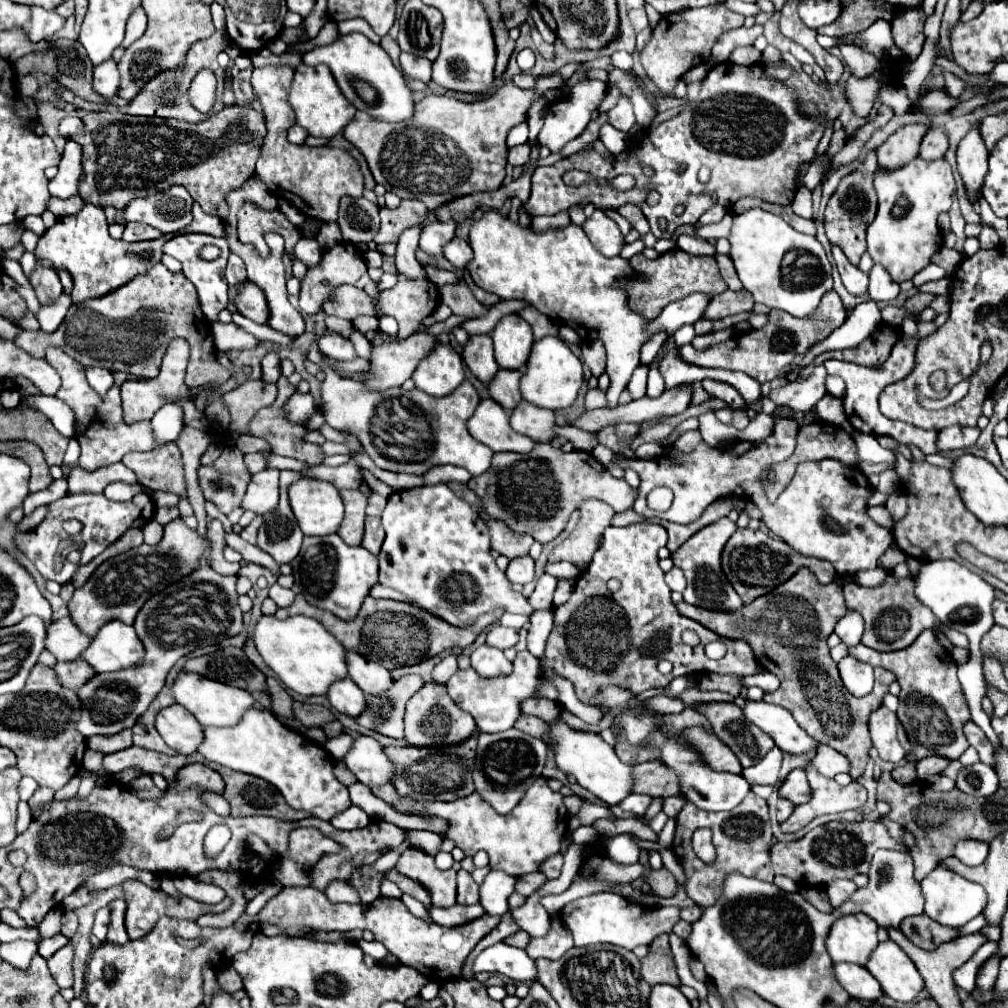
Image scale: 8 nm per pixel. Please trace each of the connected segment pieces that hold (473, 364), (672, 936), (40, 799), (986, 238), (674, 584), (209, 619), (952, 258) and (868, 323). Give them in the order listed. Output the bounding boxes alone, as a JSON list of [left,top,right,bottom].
[[463,334,499,384],[669,932,707,998],[29,788,53,818],[979,224,999,248],[665,566,685,592],[77,562,243,738],[933,248,963,270],[813,302,881,358]]

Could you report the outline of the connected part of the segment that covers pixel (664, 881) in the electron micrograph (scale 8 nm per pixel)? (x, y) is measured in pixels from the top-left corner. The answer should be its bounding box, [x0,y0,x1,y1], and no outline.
[647,868,677,898]

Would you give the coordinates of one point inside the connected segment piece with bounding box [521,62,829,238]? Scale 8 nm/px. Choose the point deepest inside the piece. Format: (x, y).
(747, 128)

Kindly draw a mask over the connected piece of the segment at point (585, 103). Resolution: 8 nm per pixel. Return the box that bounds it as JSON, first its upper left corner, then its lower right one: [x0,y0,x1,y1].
[537,80,607,154]

